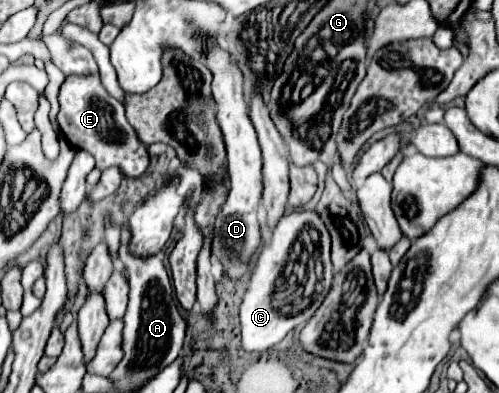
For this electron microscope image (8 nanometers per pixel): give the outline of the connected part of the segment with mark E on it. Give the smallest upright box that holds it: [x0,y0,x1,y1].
[58,74,150,178]

